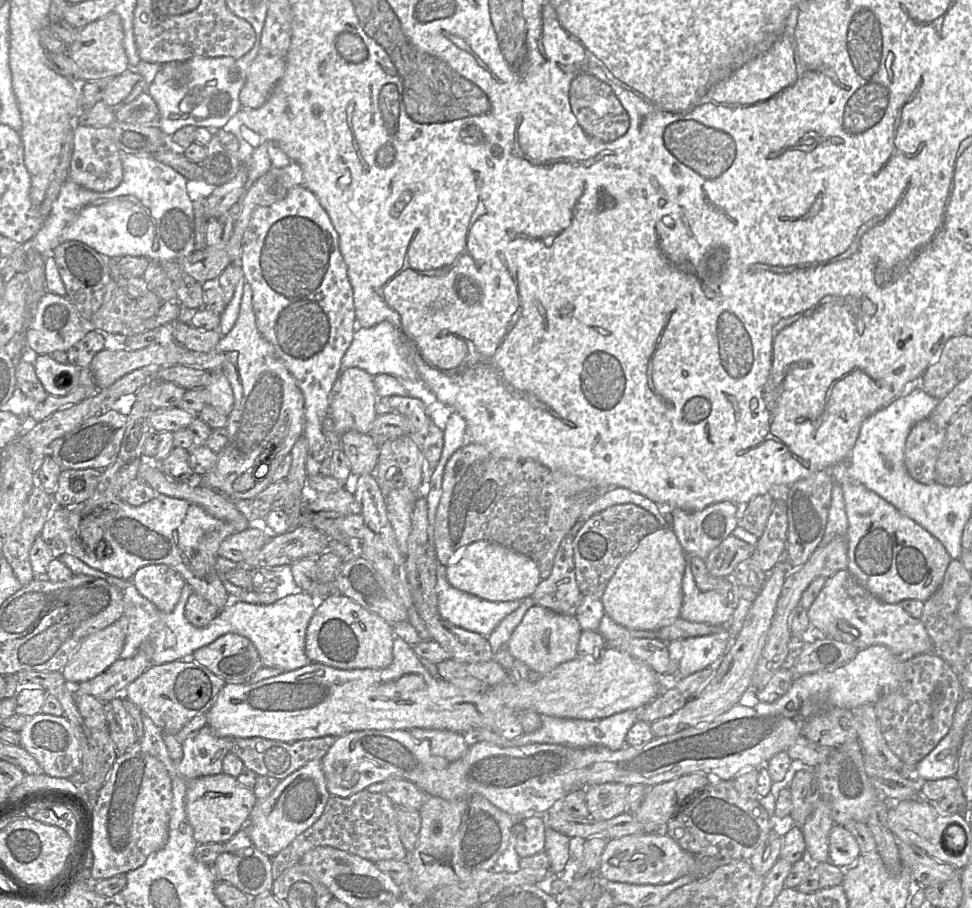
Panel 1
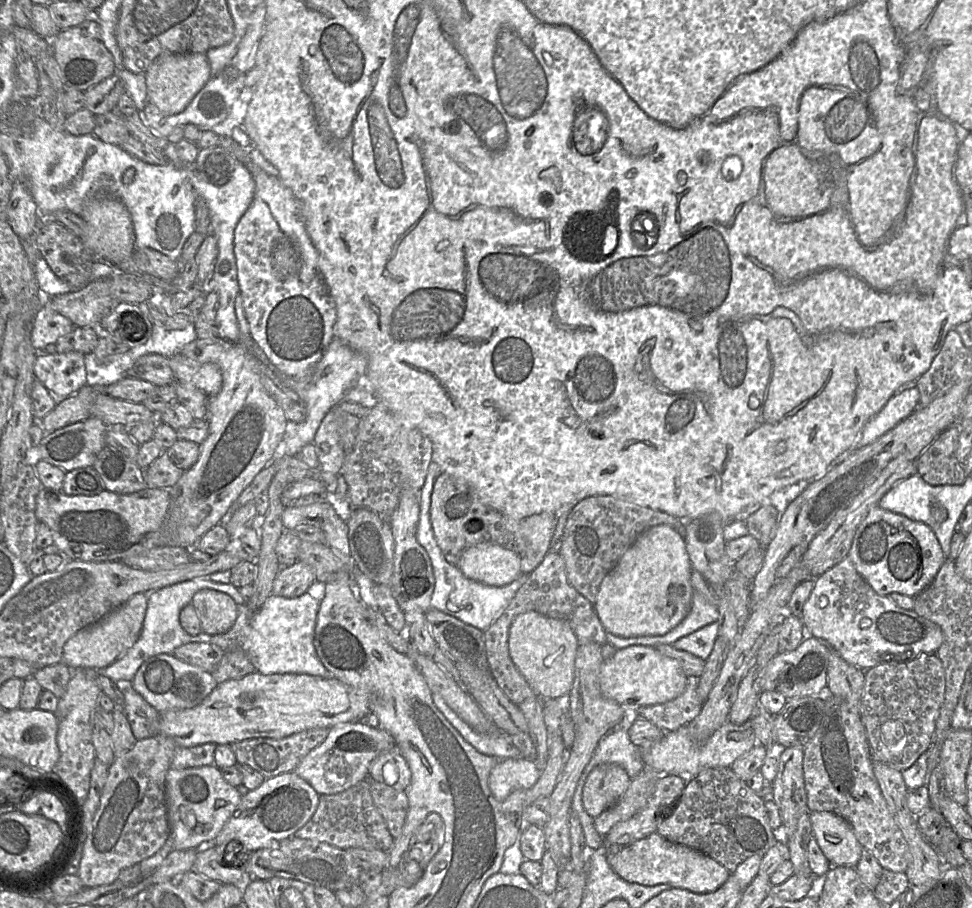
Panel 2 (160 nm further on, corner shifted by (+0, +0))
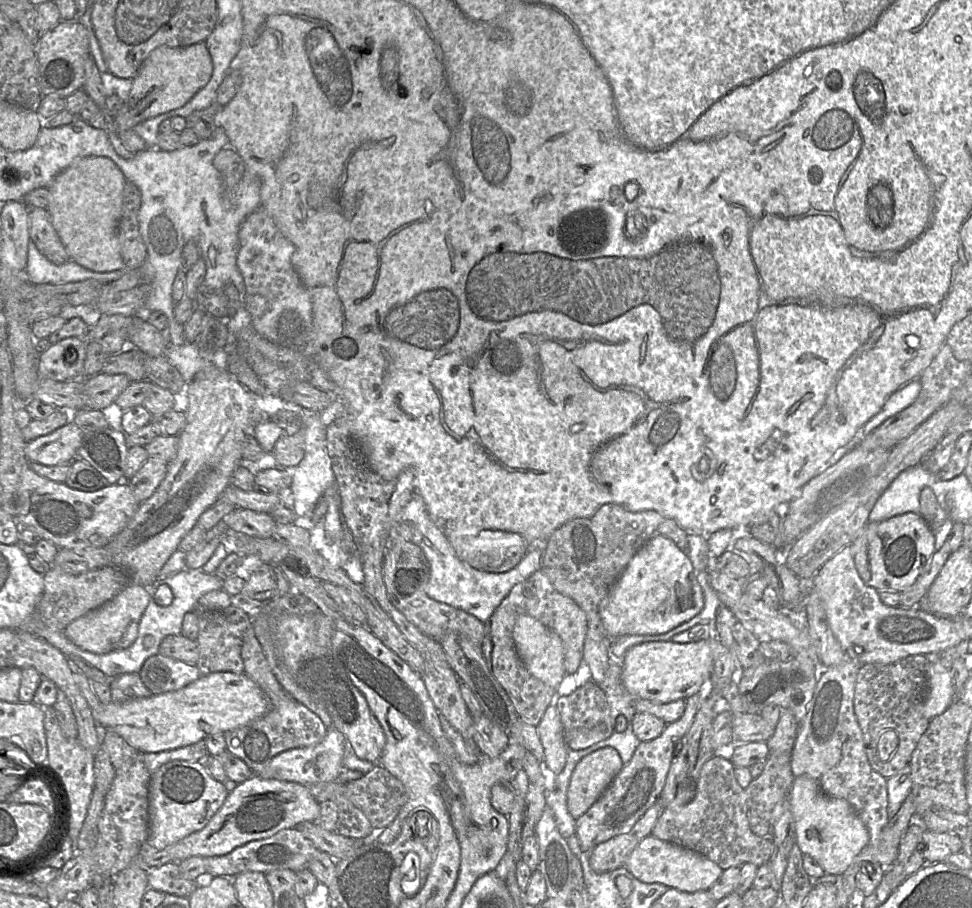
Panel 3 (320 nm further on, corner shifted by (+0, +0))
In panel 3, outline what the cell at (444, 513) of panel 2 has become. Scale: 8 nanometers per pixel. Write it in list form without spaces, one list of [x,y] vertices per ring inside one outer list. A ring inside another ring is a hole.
[[[443,525],[443,533],[459,559],[477,570],[492,573],[504,573],[513,569],[530,547],[519,534],[502,530],[482,530],[476,535],[462,535]]]

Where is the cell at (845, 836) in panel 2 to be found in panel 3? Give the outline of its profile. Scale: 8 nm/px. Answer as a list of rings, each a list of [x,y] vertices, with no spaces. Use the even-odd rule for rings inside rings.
[[[808,775],[794,777],[789,806],[795,820],[797,846],[803,855],[813,857],[826,874],[837,876],[845,872],[868,844],[868,830],[850,803],[845,799],[826,795]]]

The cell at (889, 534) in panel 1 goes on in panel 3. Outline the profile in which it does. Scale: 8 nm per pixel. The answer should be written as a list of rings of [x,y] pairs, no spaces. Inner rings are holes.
[[[905,513],[882,522],[868,523],[850,545],[857,572],[867,586],[877,591],[902,592],[914,584],[930,563],[935,552],[935,536],[920,514]]]

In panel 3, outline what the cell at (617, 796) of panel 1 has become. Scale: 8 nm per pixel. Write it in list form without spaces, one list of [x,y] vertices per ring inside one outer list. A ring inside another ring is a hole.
[[[611,747],[598,749],[577,763],[567,790],[567,808],[575,820],[593,805],[623,765]]]

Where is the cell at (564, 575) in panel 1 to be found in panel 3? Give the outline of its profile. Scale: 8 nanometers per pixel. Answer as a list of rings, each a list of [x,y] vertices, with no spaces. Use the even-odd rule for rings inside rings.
[[[538,570],[515,585],[496,608],[489,621],[484,623],[485,636],[482,651],[488,668],[506,691],[518,718],[527,724],[537,726],[550,706],[555,690],[530,674],[517,654],[513,628],[520,615],[535,618],[559,635],[564,646],[564,669],[569,675],[583,665],[583,648],[588,629],[587,617],[574,600],[557,592],[547,575],[542,570]]]

